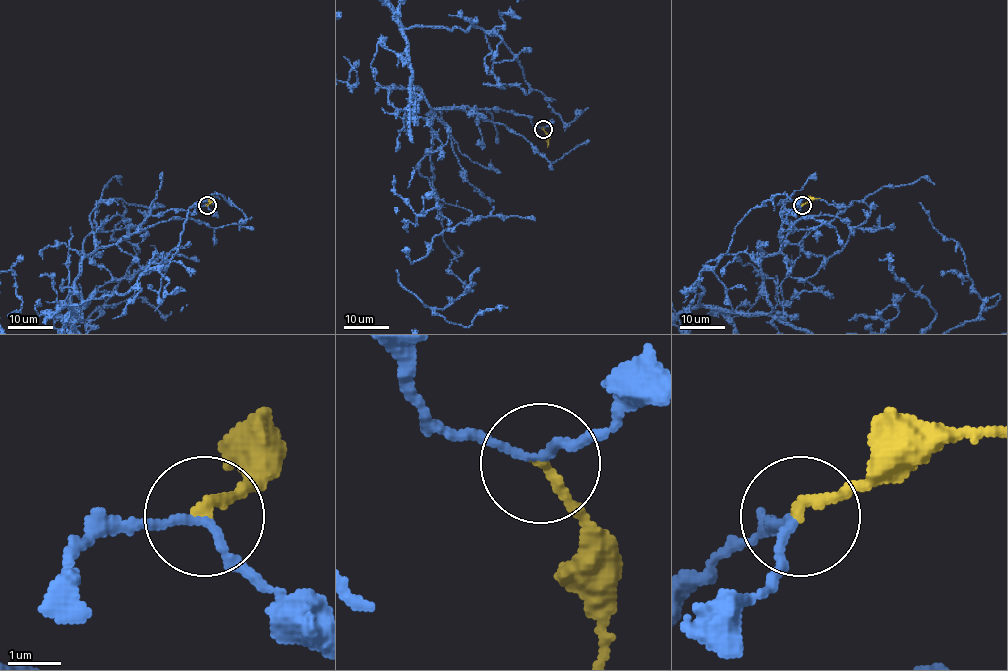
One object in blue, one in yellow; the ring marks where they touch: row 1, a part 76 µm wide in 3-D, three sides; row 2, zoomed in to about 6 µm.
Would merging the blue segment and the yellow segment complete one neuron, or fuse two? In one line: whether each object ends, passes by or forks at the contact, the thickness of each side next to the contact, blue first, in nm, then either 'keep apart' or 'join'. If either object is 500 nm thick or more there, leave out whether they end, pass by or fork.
blue passes by; yellow ends; calibres 140 and 200 nm; join

